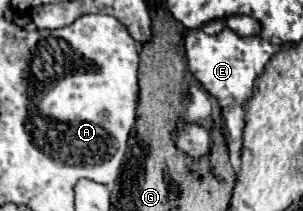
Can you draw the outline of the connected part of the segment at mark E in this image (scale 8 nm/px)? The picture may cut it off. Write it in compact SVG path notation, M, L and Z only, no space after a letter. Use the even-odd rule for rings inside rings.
M223 28L217 36L207 36L203 30L191 30L185 40L185 50L191 74L211 96L217 100L233 98L237 104L245 106L249 96L253 96L255 80L261 76L265 64L279 52L279 46L261 36L241 38L229 28Z

